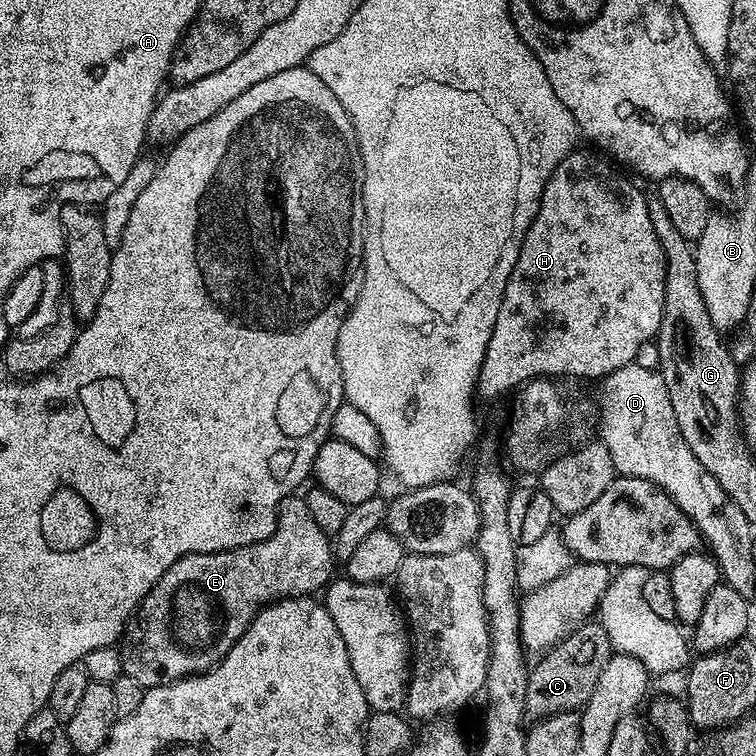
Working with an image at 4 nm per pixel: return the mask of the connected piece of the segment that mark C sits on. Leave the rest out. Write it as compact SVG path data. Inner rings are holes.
M585 622L573 628L563 640L547 649L537 659L541 660L536 665L531 665L526 686L525 713L533 721L539 722L545 716L583 709L590 694L594 694L594 686L598 686L602 666L606 666L613 654L610 638L606 638L606 630L602 630L599 622Z

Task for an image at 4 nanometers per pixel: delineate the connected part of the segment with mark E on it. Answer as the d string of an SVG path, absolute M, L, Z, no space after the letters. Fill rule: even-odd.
M300 494L287 496L280 504L280 513L276 516L276 529L274 534L270 534L270 538L250 546L232 548L228 552L189 552L188 555L178 558L178 562L174 562L174 566L170 566L170 570L166 570L166 574L162 574L162 578L158 578L158 582L150 590L150 594L146 594L146 598L140 603L140 607L132 615L132 619L128 621L128 627L125 628L124 635L119 641L118 647L124 667L123 675L134 678L134 682L138 682L147 690L156 688L159 684L173 684L174 681L184 680L188 676L199 676L201 672L215 668L223 660L224 655L238 642L238 638L242 638L242 634L252 624L253 616L261 608L272 603L273 600L282 600L286 596L312 596L320 587L321 591L333 579L332 564L334 565L333 541L324 533L322 526L318 526L318 522L314 522L314 517L310 515L304 496Z

